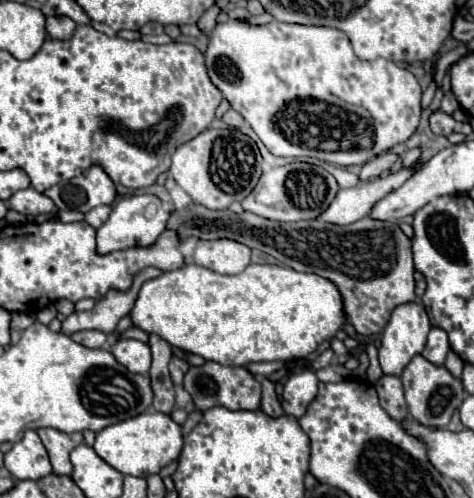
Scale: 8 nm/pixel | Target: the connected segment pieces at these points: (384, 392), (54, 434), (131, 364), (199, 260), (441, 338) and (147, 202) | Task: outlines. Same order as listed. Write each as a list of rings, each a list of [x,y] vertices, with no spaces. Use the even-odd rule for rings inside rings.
[[[383,375],[377,383],[375,389],[379,393],[379,401],[381,407],[395,419],[395,421],[403,421],[409,411],[405,405],[405,397],[403,397],[403,385],[401,379],[397,375]]]
[[[51,427],[37,429],[53,465],[53,473],[57,475],[71,475],[73,465],[69,461],[69,453],[83,441],[81,433],[63,433]]]
[[[119,339],[113,347],[111,353],[115,355],[121,365],[125,365],[133,373],[149,373],[151,367],[151,349],[147,343],[137,341],[137,339]]]
[[[215,239],[215,241],[197,241],[195,263],[207,267],[221,275],[241,273],[251,259],[251,249],[233,239]]]
[[[431,327],[429,337],[427,337],[427,345],[425,345],[421,355],[427,361],[433,361],[435,365],[443,365],[447,351],[449,351],[449,337],[447,337],[447,333],[443,329],[439,329],[439,327]]]
[[[131,195],[113,205],[109,219],[97,231],[97,251],[111,253],[119,249],[127,249],[133,245],[151,245],[167,227],[169,213],[163,209],[163,203],[157,195]]]

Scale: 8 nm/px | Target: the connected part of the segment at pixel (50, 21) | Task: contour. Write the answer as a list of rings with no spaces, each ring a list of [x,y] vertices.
[[[47,17],[47,31],[51,39],[69,39],[77,23],[69,17]]]

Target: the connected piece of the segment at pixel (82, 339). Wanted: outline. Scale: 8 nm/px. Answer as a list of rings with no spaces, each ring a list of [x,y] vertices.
[[[77,331],[71,335],[73,341],[85,345],[85,347],[103,347],[107,341],[107,335],[103,331]]]

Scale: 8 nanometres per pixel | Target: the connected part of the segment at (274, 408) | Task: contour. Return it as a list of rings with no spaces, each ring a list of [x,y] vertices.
[[[267,377],[261,379],[261,387],[263,387],[263,397],[261,397],[261,409],[271,415],[271,417],[281,417],[283,415],[283,409],[281,409],[281,403],[277,399],[277,393],[275,393],[275,383],[269,381]]]

